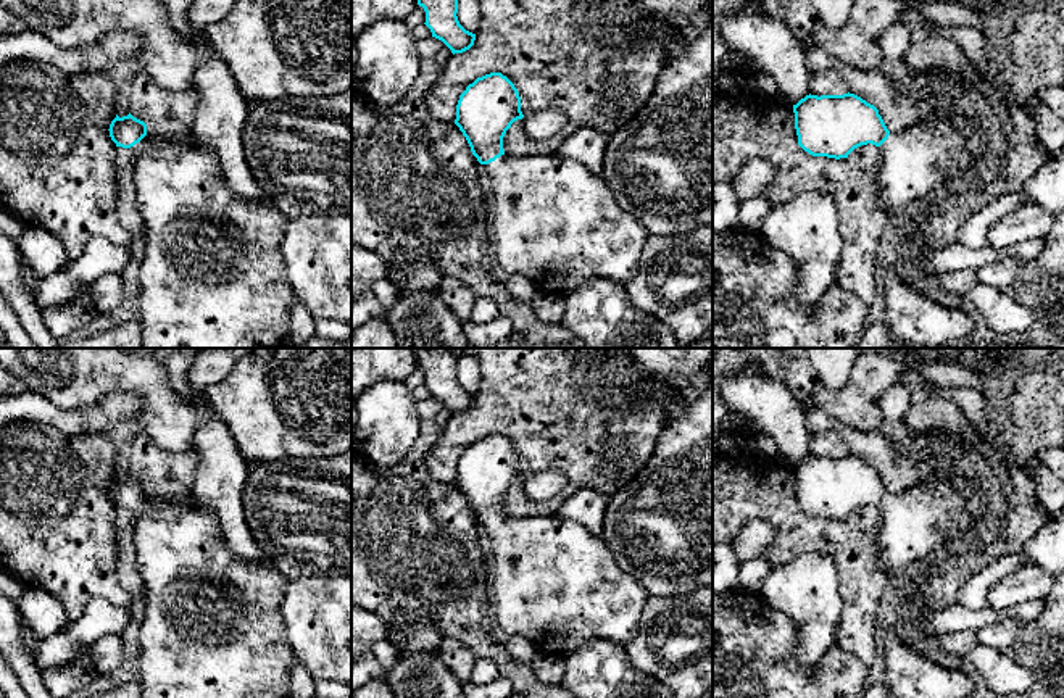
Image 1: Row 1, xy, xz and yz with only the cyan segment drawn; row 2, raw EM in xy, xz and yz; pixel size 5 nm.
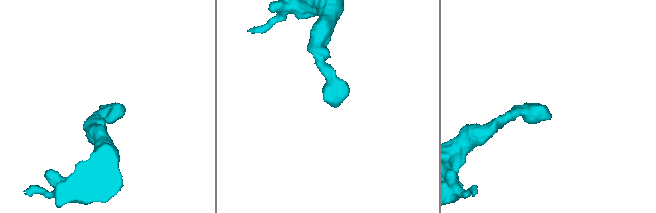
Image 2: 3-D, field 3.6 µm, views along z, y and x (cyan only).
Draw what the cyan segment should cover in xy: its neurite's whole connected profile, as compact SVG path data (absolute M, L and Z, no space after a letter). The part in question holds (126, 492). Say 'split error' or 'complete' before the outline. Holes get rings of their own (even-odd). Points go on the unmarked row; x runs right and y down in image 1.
split error | M131 474L110 485L116 508L134 514L135 561L145 585L145 616L139 637L143 698L285 698L290 671L298 661L287 635L281 605L289 584L269 561L251 564L237 558L224 542L214 513L193 495L185 500L153 500L147 485Z

